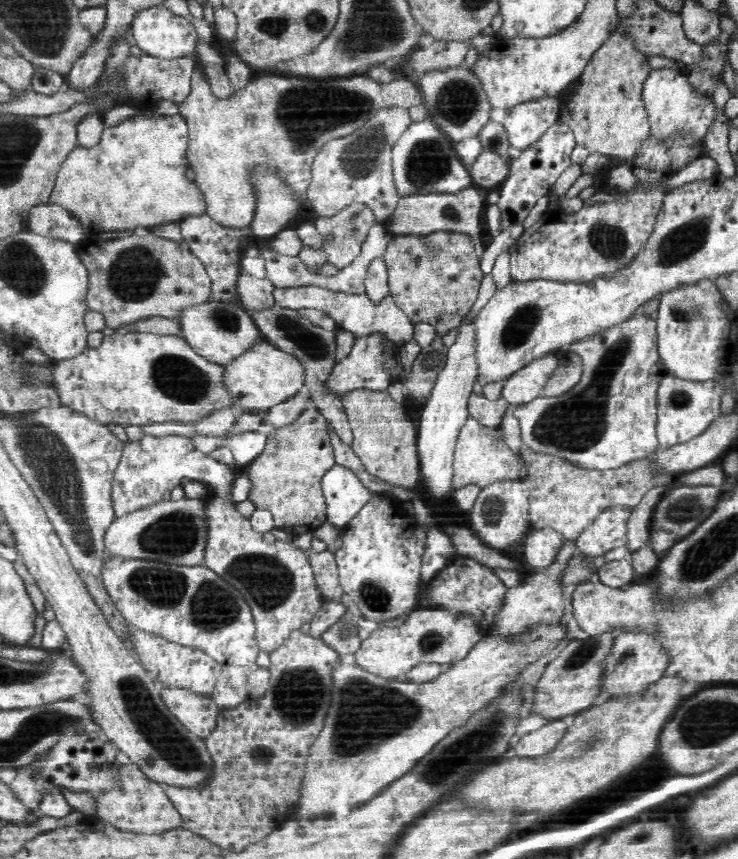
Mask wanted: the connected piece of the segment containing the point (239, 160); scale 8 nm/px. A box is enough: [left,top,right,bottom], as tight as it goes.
[178,69,423,228]

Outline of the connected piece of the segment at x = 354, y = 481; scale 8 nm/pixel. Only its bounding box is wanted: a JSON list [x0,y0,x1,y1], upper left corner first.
[321,464,374,530]

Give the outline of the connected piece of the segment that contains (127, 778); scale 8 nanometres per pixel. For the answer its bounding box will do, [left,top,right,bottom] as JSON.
[91,761,182,834]

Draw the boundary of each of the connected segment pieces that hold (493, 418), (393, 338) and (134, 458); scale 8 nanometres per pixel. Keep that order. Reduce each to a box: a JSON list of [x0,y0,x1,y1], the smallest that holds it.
[[468,392,514,429],[273,286,414,346],[112,435,243,518]]

